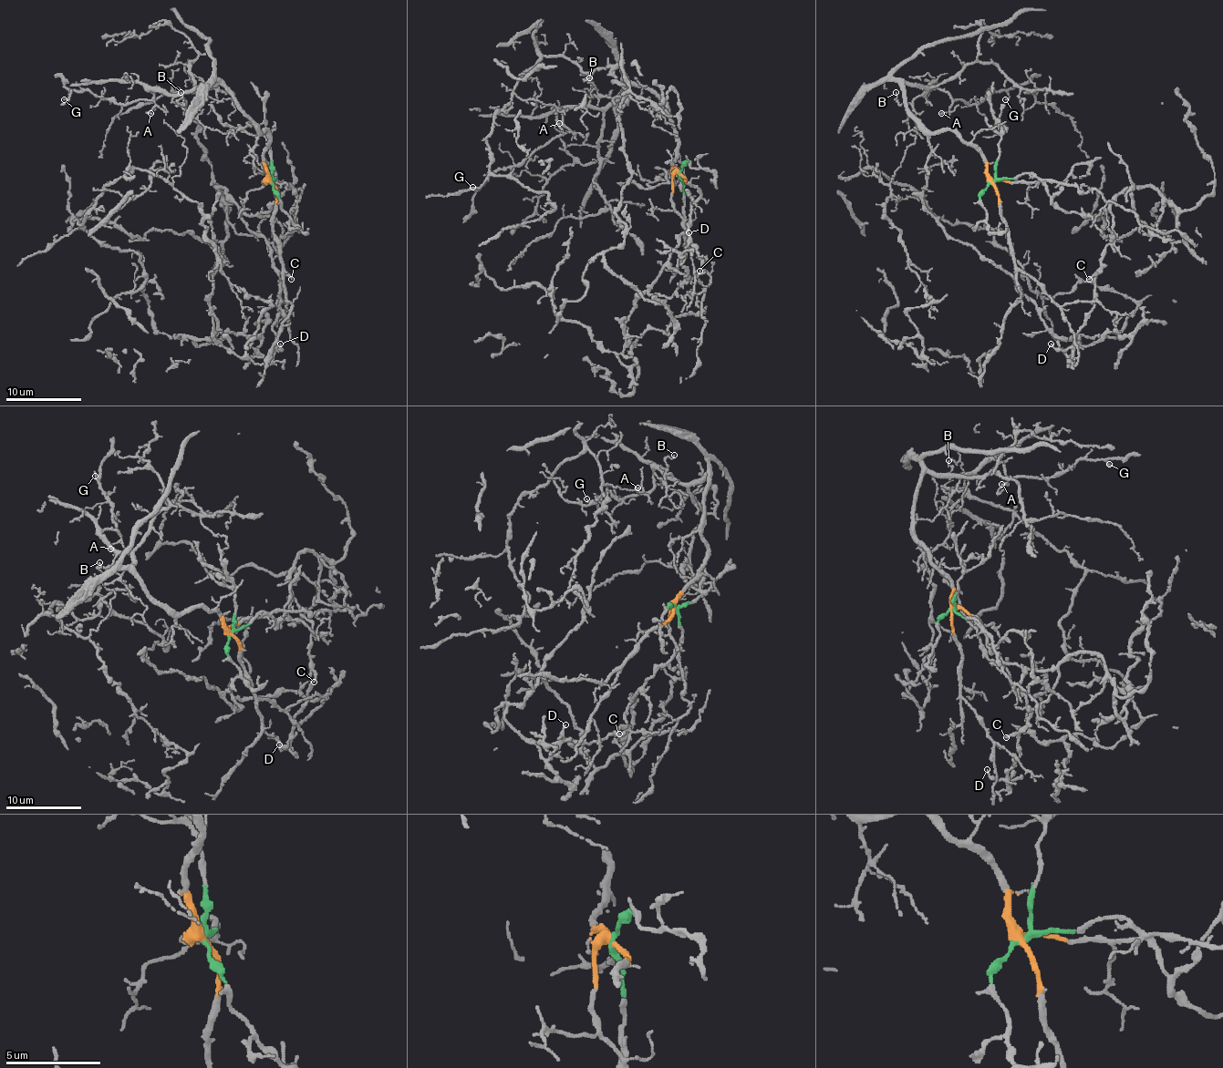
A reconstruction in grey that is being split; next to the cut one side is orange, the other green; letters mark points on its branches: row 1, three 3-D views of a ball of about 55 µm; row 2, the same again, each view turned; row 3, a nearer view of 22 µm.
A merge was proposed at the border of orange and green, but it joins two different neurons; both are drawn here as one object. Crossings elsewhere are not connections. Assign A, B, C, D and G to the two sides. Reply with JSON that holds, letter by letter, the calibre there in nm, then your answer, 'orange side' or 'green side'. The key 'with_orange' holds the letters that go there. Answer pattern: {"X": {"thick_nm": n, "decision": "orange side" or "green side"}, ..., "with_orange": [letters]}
{"A": {"thick_nm": 130, "decision": "orange side"}, "B": {"thick_nm": 100, "decision": "orange side"}, "C": {"thick_nm": 160, "decision": "green side"}, "D": {"thick_nm": 140, "decision": "green side"}, "G": {"thick_nm": 120, "decision": "orange side"}, "with_orange": ["A", "B", "G"]}

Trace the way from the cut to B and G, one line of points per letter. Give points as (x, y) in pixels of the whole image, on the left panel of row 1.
B: (270, 183), (264, 159), (266, 130), (261, 132), (219, 83), (185, 90), (183, 104), (177, 102), (181, 93)
G: (270, 183), (266, 130), (221, 85), (175, 95), (149, 88), (149, 100), (115, 104), (71, 90), (64, 100)

